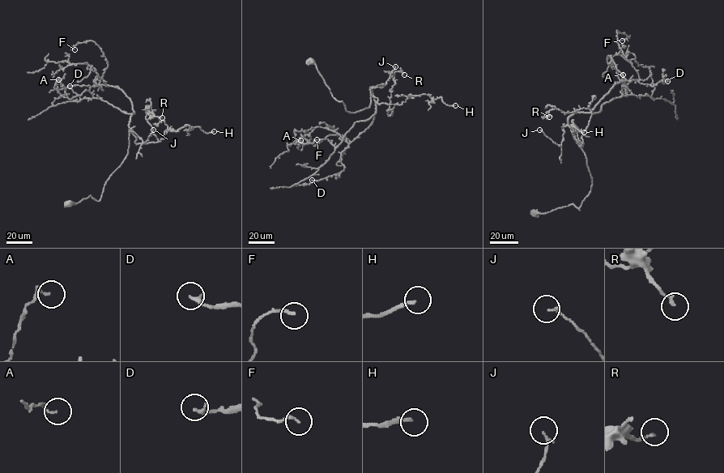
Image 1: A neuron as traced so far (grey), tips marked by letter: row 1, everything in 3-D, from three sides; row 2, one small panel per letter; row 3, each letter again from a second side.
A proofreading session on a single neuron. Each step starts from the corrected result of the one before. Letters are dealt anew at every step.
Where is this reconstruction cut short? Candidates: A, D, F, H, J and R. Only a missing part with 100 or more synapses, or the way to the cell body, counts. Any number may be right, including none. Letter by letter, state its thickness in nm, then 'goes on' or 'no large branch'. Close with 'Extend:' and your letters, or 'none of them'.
A: calibre 120 nm; no large branch
D: calibre 220 nm; no large branch
F: calibre 150 nm; no large branch
H: calibre 190 nm; goes on
J: calibre 140 nm; no large branch
R: calibre 160 nm; no large branch
Extend: H

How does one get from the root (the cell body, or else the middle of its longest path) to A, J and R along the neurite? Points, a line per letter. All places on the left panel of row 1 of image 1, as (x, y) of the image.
A: (69, 203), (89, 196), (100, 200), (128, 153), (134, 113), (86, 90), (64, 97), (54, 87), (58, 79)
J: (69, 203), (75, 204), (89, 196), (100, 200), (105, 182), (128, 153), (128, 125), (143, 142), (153, 129)
R: (69, 203), (89, 196), (99, 201), (127, 155), (129, 133), (136, 143), (159, 140), (146, 111), (162, 117)

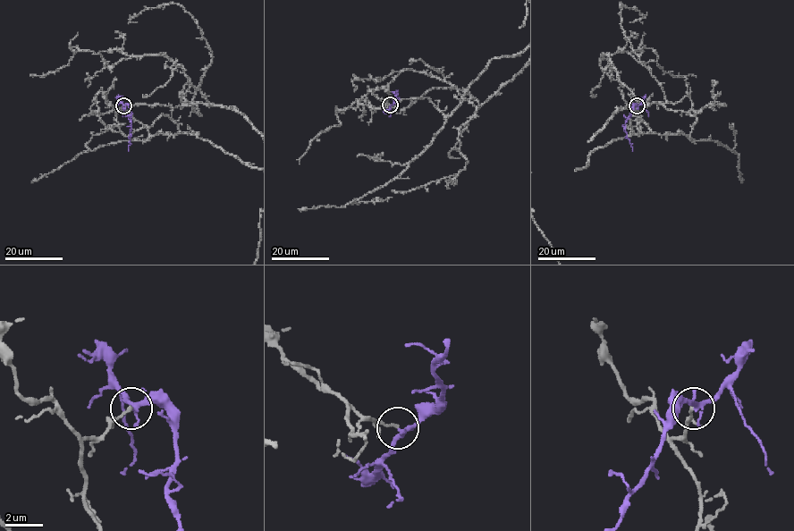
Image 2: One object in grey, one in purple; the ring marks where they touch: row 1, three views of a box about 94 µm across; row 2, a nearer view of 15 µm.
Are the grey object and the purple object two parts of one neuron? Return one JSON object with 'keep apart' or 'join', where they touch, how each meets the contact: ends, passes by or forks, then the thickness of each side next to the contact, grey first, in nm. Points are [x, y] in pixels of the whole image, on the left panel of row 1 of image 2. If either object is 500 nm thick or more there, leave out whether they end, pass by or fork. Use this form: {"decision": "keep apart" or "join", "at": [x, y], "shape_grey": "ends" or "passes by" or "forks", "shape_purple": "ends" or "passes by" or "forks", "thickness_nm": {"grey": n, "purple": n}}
{"decision": "keep apart", "at": [123, 105], "shape_grey": "ends", "shape_purple": "forks", "thickness_nm": {"grey": 150, "purple": 180}}

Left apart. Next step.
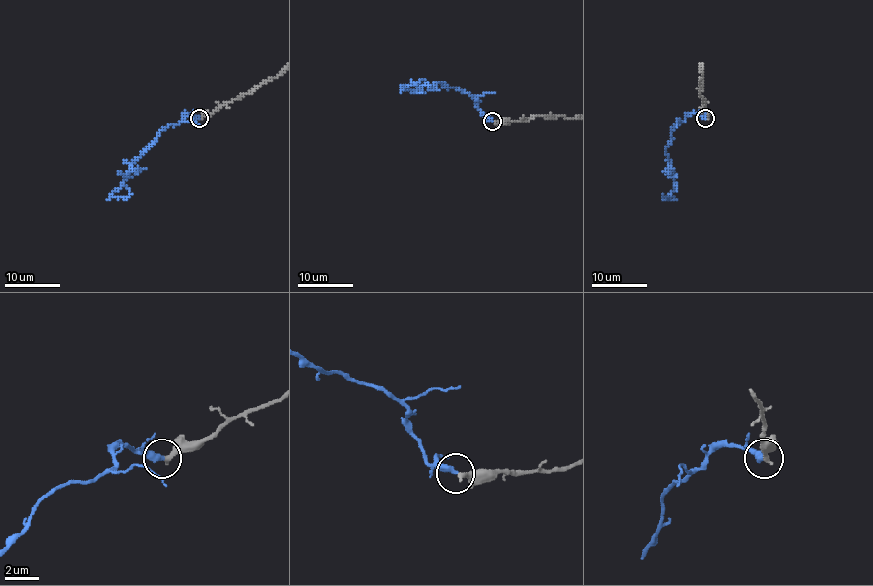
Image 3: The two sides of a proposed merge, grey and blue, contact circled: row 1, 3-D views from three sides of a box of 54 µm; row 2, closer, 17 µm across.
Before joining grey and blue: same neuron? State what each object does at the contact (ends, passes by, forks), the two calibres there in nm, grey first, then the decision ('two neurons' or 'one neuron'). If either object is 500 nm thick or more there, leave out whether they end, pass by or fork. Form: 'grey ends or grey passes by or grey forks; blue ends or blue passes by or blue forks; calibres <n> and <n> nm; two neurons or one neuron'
grey ends; blue ends; calibres 320 and 400 nm; one neuron

